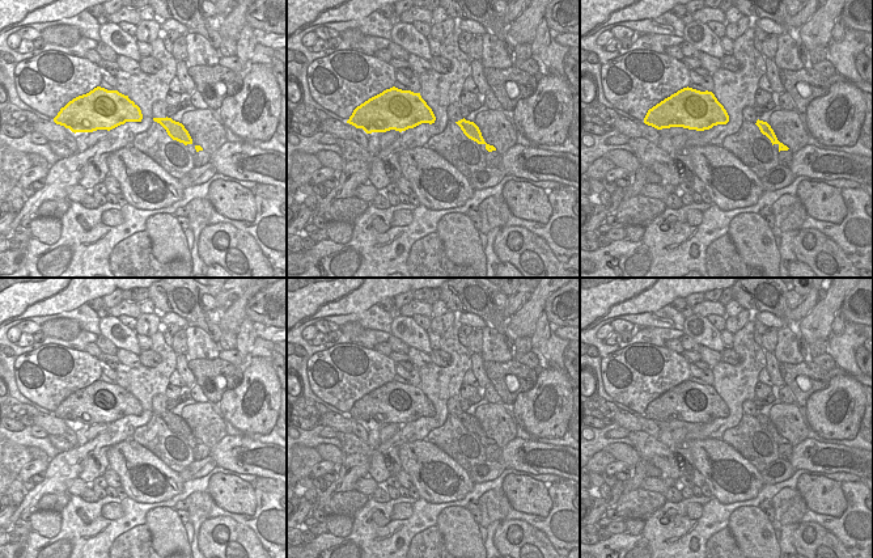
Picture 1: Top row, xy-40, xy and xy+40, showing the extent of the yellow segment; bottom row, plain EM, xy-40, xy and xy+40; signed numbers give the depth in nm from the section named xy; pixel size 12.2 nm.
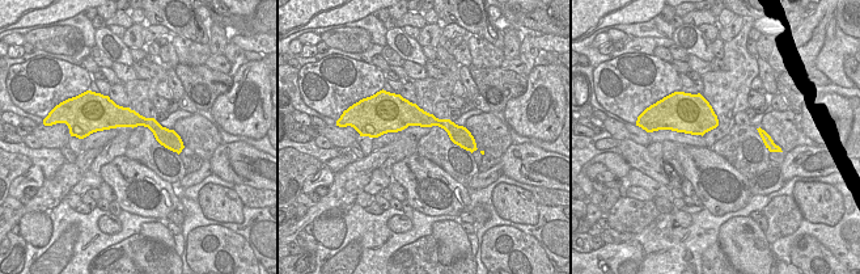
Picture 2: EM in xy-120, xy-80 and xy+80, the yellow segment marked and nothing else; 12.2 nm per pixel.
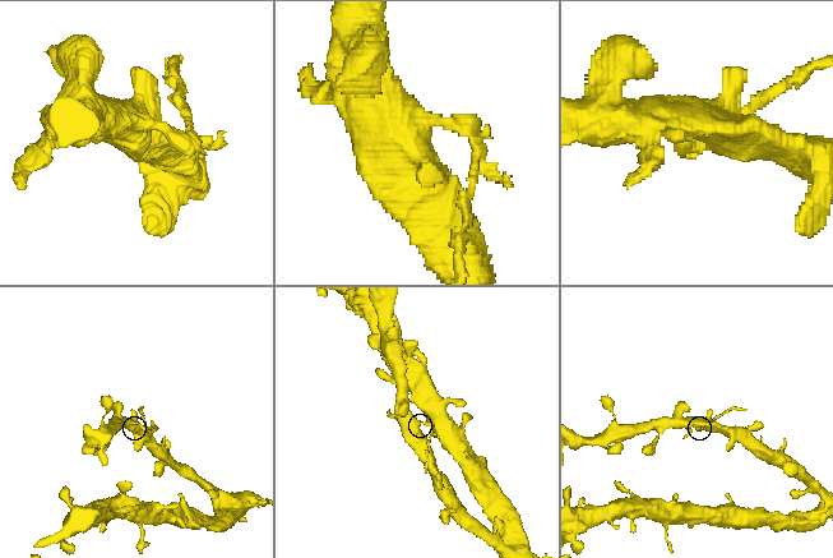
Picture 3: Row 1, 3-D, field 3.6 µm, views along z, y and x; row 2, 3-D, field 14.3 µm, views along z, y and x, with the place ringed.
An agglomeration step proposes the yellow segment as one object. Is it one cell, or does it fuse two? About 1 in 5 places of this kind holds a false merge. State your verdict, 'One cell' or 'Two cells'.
One cell

